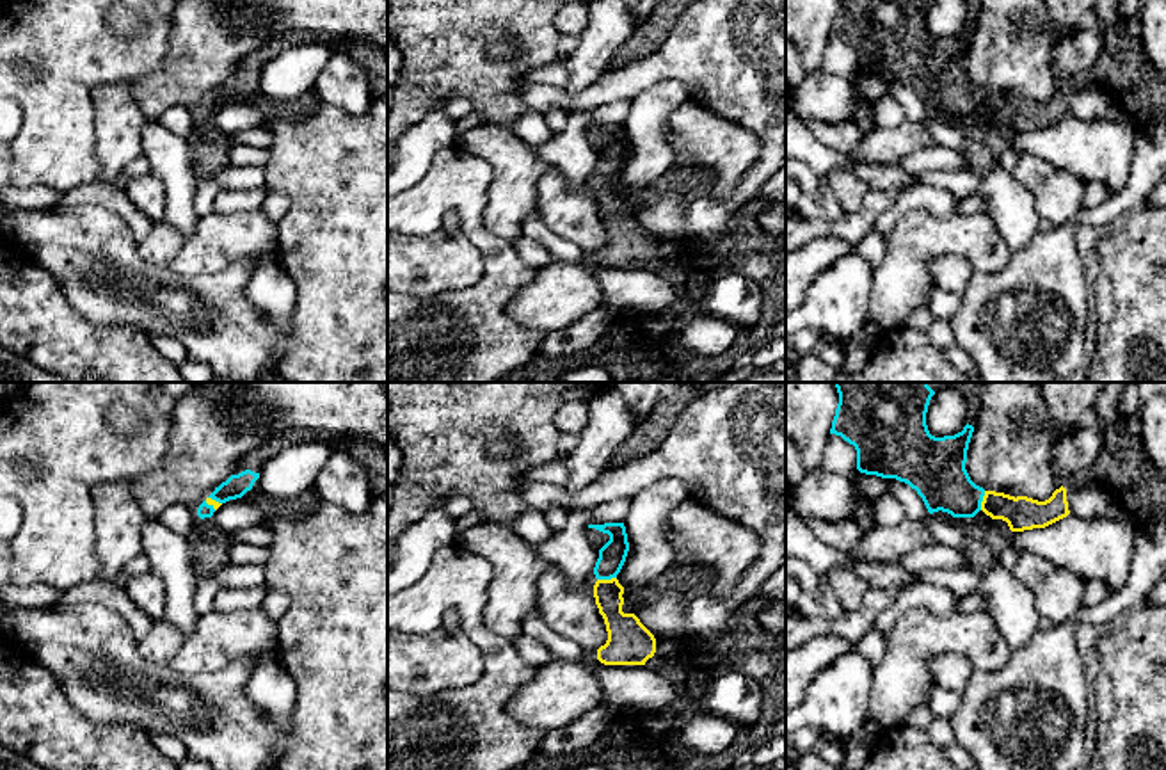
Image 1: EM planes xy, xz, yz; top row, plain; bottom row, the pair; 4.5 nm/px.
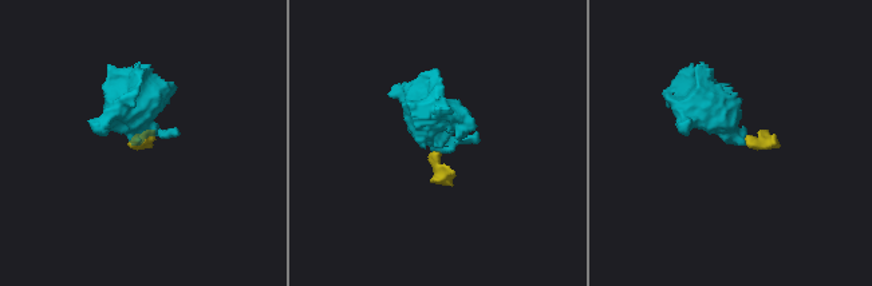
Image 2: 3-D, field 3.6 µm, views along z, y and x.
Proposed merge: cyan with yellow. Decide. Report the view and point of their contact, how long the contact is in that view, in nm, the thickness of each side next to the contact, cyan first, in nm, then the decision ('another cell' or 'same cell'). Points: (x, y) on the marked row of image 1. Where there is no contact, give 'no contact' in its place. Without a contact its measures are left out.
xz (606, 578) | 90 nm | 120/160 nm | same cell

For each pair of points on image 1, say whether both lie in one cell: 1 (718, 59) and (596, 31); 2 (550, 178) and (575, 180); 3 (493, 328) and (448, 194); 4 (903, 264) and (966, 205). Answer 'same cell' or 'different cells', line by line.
1: different cells
2: different cells
3: same cell
4: different cells

